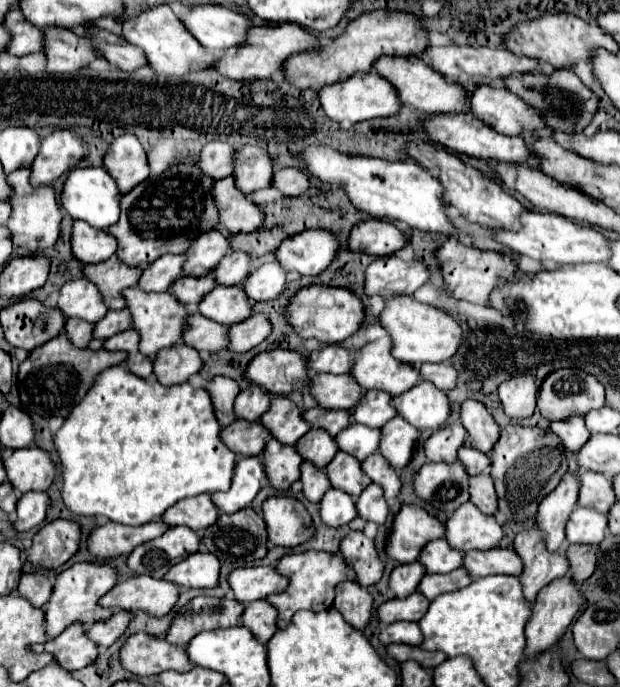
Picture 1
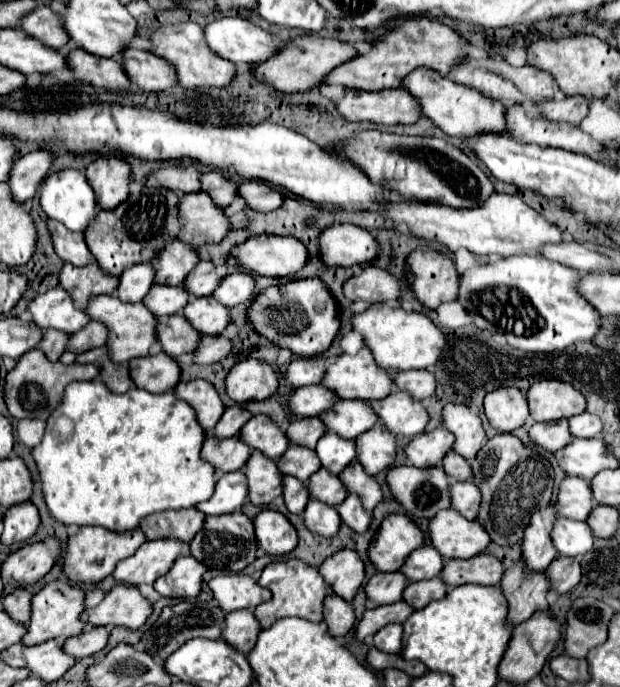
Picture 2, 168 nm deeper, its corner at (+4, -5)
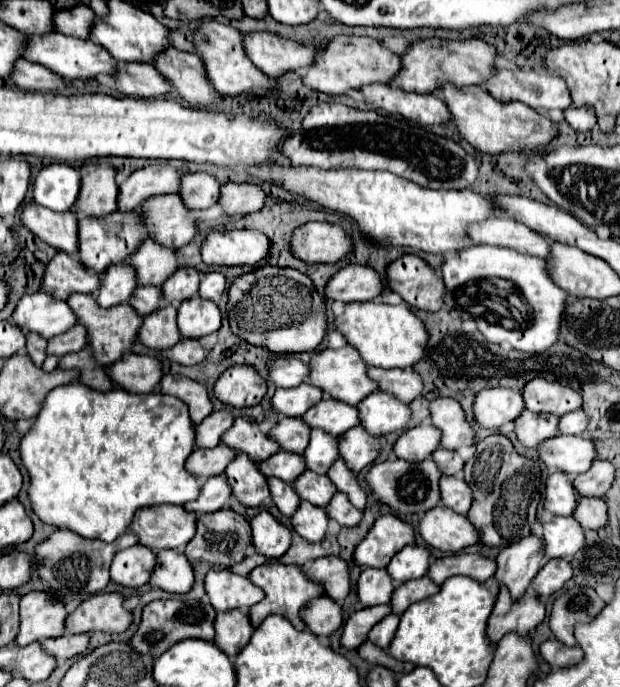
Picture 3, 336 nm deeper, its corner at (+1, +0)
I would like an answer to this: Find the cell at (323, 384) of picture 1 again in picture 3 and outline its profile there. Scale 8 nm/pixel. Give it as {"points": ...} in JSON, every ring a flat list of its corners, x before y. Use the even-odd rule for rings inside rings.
{"points":[[301,383,299,387,277,389,271,399,271,405,273,405,273,411,285,413,287,417,303,417,305,411,315,403,319,403,321,399,323,399,321,389,309,383]]}

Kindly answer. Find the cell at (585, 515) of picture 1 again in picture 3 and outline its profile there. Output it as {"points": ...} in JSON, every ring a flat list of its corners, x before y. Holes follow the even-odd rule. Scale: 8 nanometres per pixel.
{"points":[[553,517,543,525,547,559,571,557,585,545,585,531,573,517]]}

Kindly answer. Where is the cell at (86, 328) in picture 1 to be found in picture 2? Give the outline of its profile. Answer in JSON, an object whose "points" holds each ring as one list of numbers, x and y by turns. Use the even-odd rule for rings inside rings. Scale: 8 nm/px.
{"points":[[46,330,40,340,40,350,48,356,48,360,56,362,58,356,64,352,66,342,68,342,68,334,56,332,56,330]]}

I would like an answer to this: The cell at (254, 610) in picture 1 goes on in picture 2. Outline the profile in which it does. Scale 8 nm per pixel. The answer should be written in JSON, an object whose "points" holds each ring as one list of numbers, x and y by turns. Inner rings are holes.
{"points":[[236,610,226,614,222,638,228,644,232,644,232,648,236,648,238,652,248,654,254,648,258,634,260,634,260,624,256,622,250,610]]}

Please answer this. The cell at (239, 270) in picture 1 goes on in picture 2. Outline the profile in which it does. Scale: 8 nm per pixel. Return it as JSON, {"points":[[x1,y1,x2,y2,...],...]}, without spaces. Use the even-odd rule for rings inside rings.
{"points":[[198,262,196,268,186,276,184,280,184,288,192,298,200,298,200,296,210,296,216,286,220,284,224,272,220,268,216,268,212,262]]}

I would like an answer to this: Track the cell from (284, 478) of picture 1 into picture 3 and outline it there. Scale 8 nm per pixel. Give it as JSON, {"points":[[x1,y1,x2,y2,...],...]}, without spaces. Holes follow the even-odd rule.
{"points":[[239,453,229,467,225,469,227,479,231,483,233,495,245,503,247,507,257,507,263,503,263,499,269,497,269,485,267,477,263,477,259,463,251,461,249,455]]}

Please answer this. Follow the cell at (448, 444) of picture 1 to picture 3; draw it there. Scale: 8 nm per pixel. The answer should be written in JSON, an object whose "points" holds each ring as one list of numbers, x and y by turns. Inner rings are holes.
{"points":[[421,423,401,433,401,437,393,447,393,453,399,459,419,463,433,455,433,451,439,447,439,441,441,441,441,431,431,423]]}

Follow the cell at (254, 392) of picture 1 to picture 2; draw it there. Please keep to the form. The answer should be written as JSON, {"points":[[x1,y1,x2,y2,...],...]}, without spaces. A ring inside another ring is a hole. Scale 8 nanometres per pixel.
{"points":[[230,406,226,408,226,412,222,414,222,418,216,422,216,428,212,428,212,436,216,436,216,440,224,440,224,438,232,438,240,432,240,428,250,420,250,412,246,412,240,406]]}

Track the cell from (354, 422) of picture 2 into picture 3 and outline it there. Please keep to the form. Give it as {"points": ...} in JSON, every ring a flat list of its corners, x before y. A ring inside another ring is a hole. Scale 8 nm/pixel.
{"points":[[323,399,303,415,303,421,339,437,359,425,359,409,337,399]]}

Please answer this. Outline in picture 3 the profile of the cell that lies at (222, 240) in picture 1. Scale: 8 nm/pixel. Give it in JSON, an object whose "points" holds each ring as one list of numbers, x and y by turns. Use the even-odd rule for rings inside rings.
{"points":[[147,239,131,263,139,269,139,285,161,287,179,269,179,255,175,249]]}

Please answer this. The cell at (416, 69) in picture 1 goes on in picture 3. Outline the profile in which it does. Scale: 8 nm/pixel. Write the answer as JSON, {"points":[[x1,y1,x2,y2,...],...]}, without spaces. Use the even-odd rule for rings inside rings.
{"points":[[443,83,439,91,443,93,445,105,451,113,451,121,459,129,461,137,483,153,531,151,541,145,547,145,557,133,557,127,549,117,537,113,535,109,519,101,509,101,509,103,497,101,479,85,455,87,453,83]]}

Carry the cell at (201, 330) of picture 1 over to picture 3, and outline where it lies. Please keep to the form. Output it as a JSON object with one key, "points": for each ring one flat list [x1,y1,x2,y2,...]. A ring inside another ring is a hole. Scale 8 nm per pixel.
{"points":[[163,305,145,317,139,329,139,341,151,349,171,349,183,337,177,327,177,309,173,305]]}

